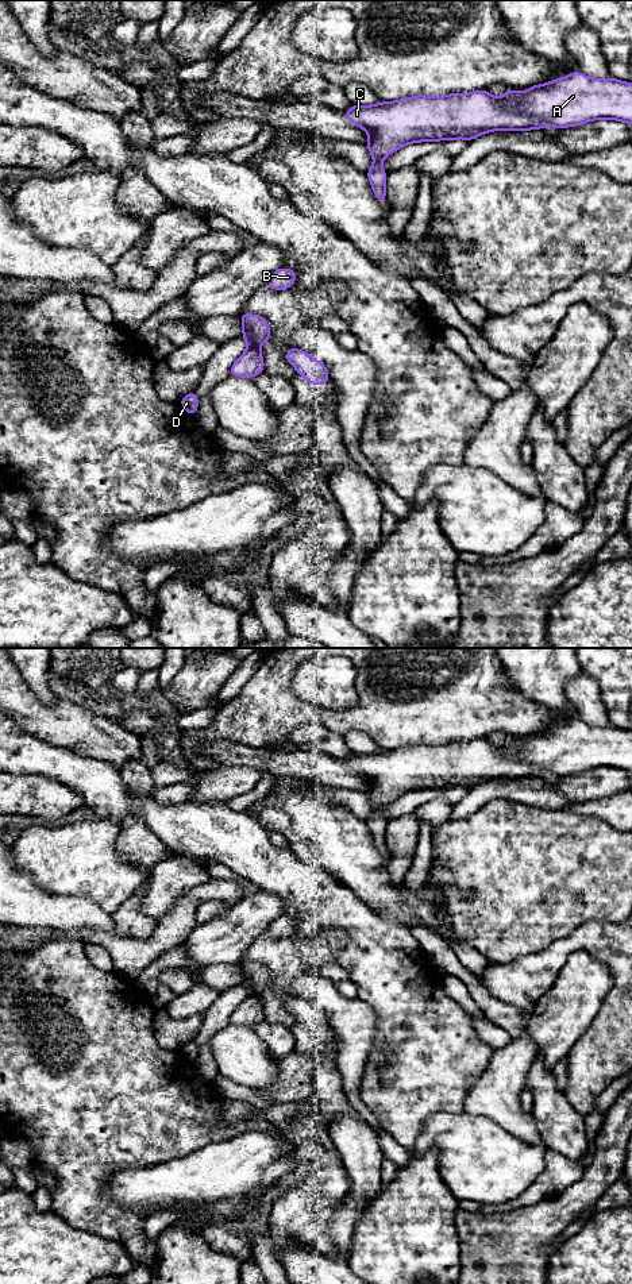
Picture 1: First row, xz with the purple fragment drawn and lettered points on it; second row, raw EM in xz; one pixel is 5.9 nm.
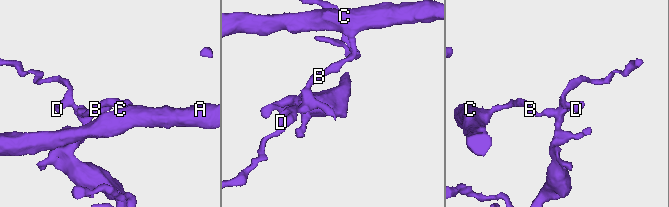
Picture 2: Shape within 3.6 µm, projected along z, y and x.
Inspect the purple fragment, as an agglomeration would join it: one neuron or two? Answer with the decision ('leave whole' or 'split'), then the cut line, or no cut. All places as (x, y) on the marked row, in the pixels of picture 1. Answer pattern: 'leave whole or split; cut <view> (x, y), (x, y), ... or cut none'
split; cut xz (249, 346), (257, 349)

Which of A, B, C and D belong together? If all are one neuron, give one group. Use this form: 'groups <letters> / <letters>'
groups A B C / D

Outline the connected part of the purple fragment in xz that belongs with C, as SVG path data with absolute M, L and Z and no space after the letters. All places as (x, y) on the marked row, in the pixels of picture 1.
M578 70L551 82L532 85L524 93L508 89L502 97L493 97L488 89L473 93L451 93L439 97L417 95L374 105L351 105L342 112L354 126L365 130L370 140L365 144L374 163L366 176L377 200L386 203L386 171L382 159L398 149L419 142L466 139L471 142L490 131L529 131L554 126L564 130L591 120L620 120L632 124L632 82L618 78L590 78Z

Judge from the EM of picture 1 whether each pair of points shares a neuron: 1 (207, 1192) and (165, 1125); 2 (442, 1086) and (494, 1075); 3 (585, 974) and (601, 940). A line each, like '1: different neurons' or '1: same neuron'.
1: different neurons
2: different neurons
3: different neurons

